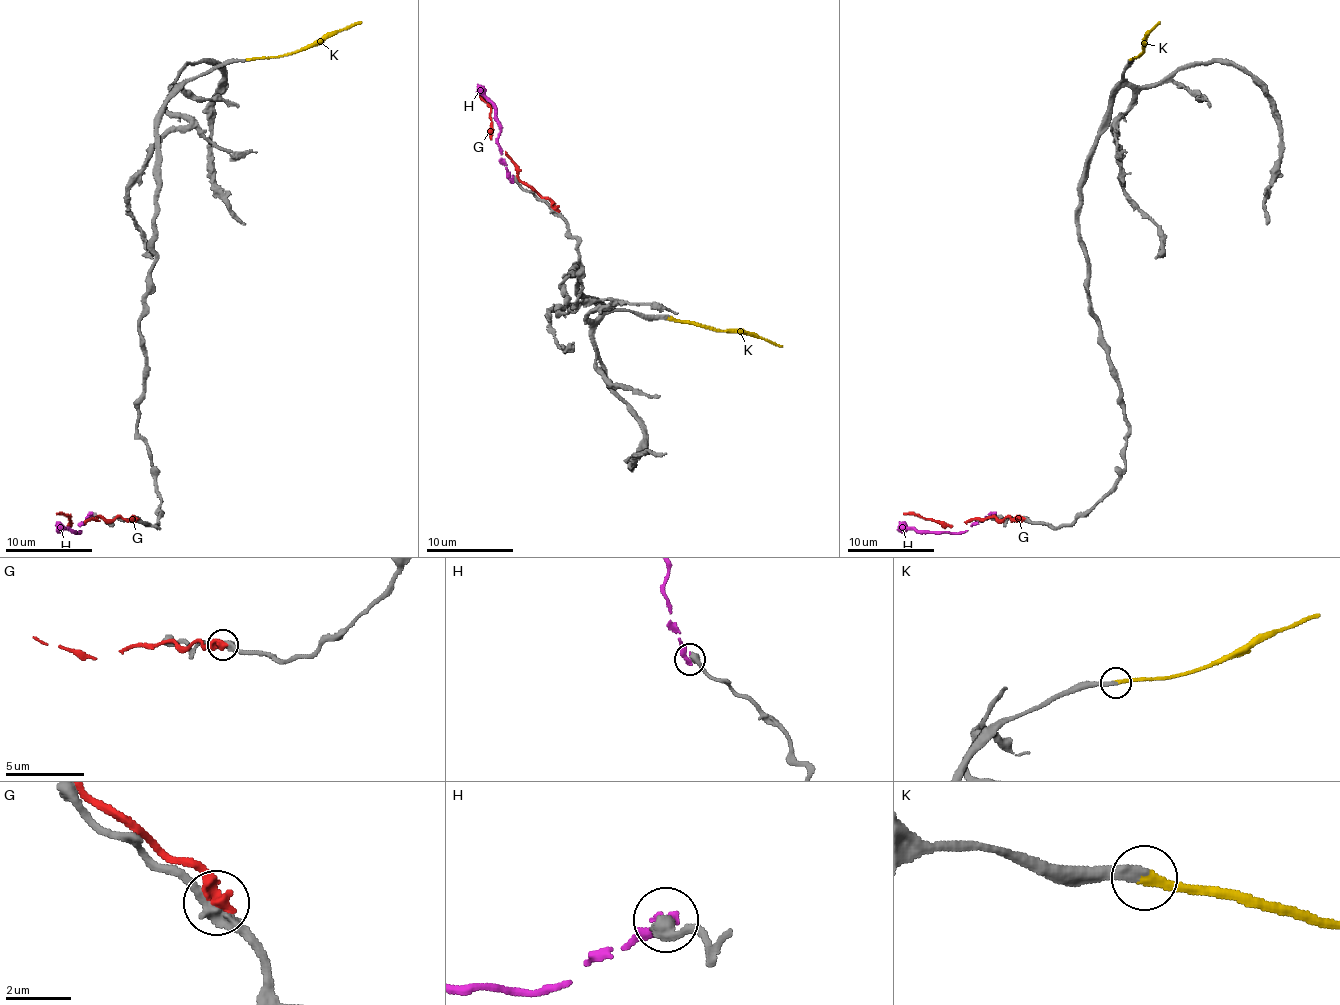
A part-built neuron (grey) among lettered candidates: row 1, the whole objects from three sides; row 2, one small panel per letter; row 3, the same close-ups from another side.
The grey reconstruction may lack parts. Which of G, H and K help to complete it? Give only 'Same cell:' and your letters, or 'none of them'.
Same cell: K

